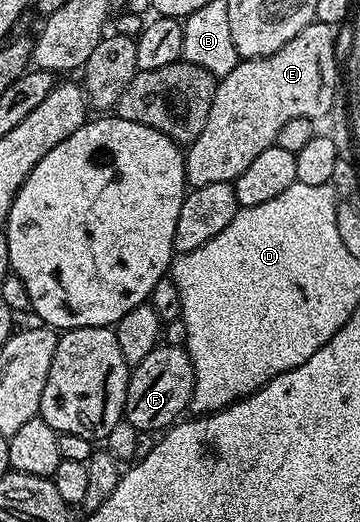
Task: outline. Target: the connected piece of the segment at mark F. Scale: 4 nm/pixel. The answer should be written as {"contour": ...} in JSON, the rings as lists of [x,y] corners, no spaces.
{"contour":[[[159,344],[129,371],[124,421],[132,424],[139,432],[164,431],[190,409],[194,388],[195,372],[188,350],[184,346]]]}

